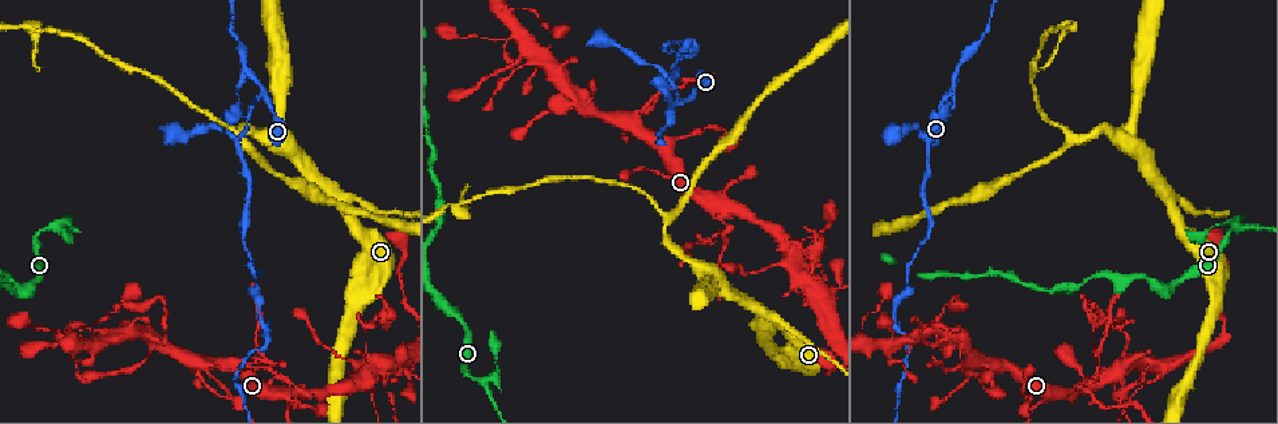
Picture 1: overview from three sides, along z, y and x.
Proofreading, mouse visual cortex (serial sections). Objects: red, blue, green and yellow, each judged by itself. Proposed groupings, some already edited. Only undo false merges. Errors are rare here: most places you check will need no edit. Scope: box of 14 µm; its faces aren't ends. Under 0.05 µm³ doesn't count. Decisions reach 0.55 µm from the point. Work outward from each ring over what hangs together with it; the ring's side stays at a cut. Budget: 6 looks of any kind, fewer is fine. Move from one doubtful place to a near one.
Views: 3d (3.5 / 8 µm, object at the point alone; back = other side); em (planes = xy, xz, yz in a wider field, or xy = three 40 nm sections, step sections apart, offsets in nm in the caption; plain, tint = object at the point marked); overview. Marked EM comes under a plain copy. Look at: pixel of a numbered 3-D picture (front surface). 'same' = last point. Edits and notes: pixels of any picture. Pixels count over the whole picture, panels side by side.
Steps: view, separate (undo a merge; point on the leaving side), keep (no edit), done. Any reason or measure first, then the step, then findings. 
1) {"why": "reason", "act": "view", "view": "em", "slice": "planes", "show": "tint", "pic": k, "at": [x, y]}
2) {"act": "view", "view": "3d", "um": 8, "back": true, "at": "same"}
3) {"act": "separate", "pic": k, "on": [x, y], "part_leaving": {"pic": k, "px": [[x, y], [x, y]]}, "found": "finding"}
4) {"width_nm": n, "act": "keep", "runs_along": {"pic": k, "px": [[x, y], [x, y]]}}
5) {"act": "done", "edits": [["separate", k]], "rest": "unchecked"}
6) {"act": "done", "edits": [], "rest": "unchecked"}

{"why": "arms part here", "act": "view", "view": "3d", "um": 3.5, "back": true, "pic": 1, "at": [57, 223]}

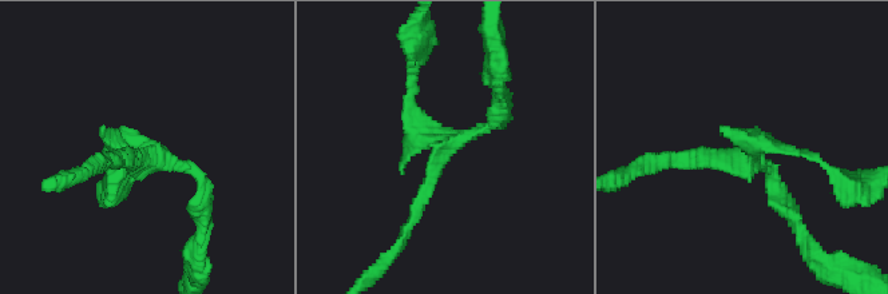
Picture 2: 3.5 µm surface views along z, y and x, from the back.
{"why": "shape alone is not enough", "act": "view", "view": "em", "slice": "xy", "step": 1, "show": "tint", "pic": 2, "at": [151, 151]}

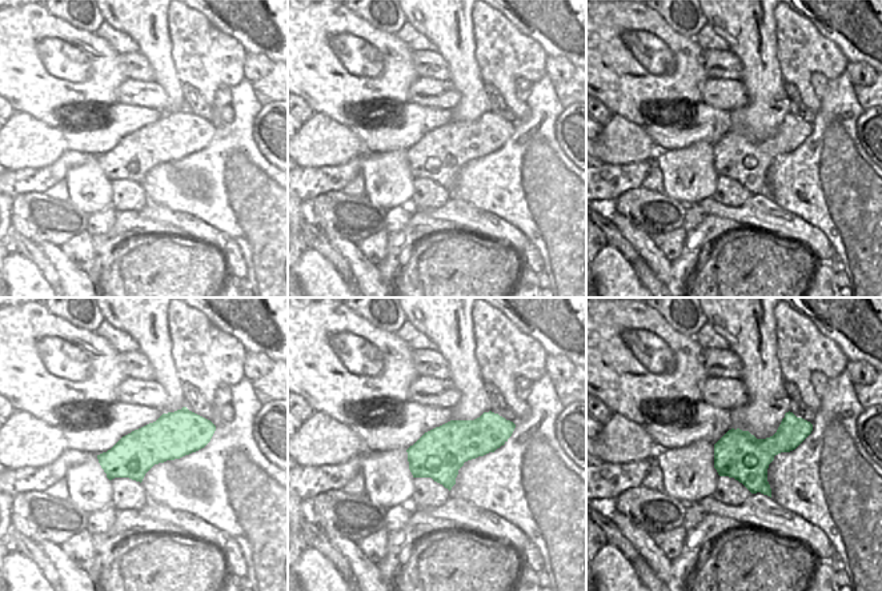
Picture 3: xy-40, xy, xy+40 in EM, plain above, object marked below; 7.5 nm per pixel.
{"width_nm": 380, "act": "separate", "pic": 2, "on": [781, 149], "part_leaving": {"pic": 2, "px": [[756, 154], [758, 142], [811, 154], [837, 178]]}, "found": "two cells meet here"}

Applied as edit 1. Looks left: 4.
{"act": "view", "view": "overview"}

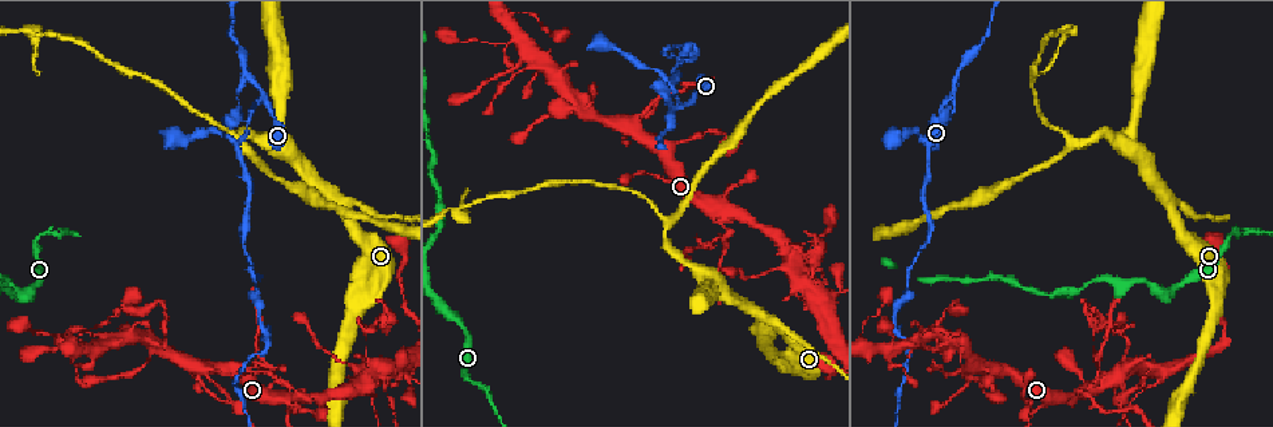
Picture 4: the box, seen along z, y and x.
{"why": "abrupt turn", "act": "view", "view": "3d", "um": 3.5, "back": true, "pic": 4, "at": [1088, 393]}

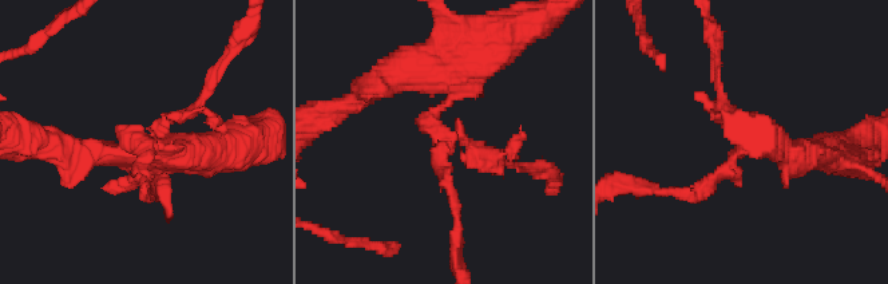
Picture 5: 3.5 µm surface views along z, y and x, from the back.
{"act": "separate", "pic": 5, "on": [737, 170], "part_leaving": {"pic": 5, "px": [[439, 113], [439, 133], [508, 164]]}, "found": "two cells meet here"}

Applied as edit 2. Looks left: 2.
{"act": "done", "edits": [["separate", 2], ["separate", 5]], "rest": "unchecked"}

